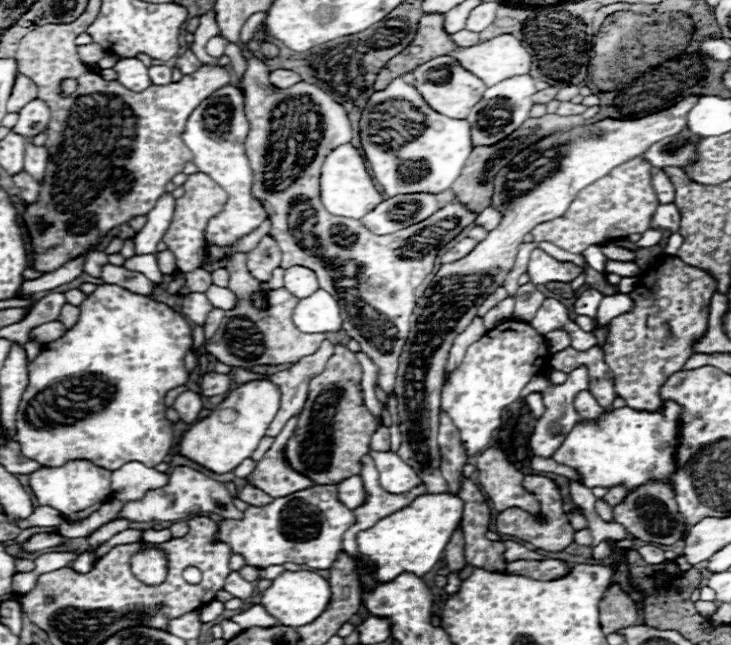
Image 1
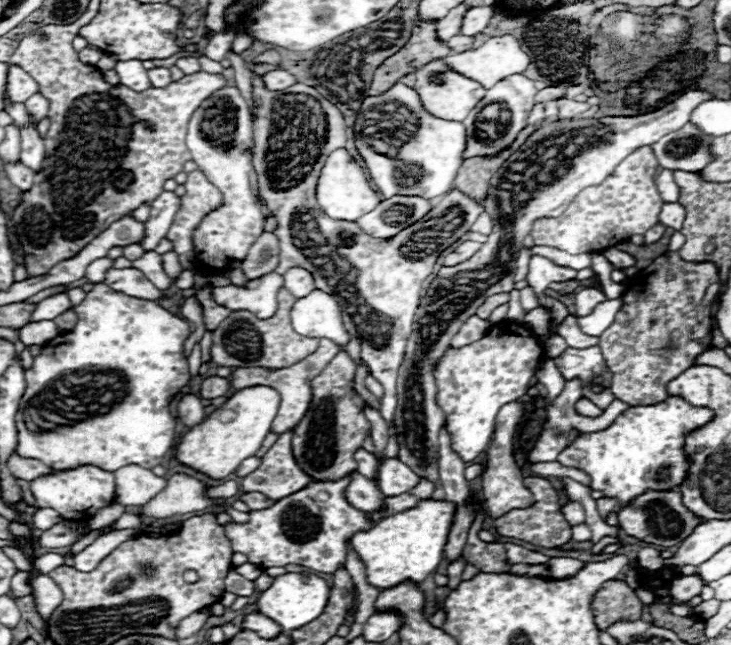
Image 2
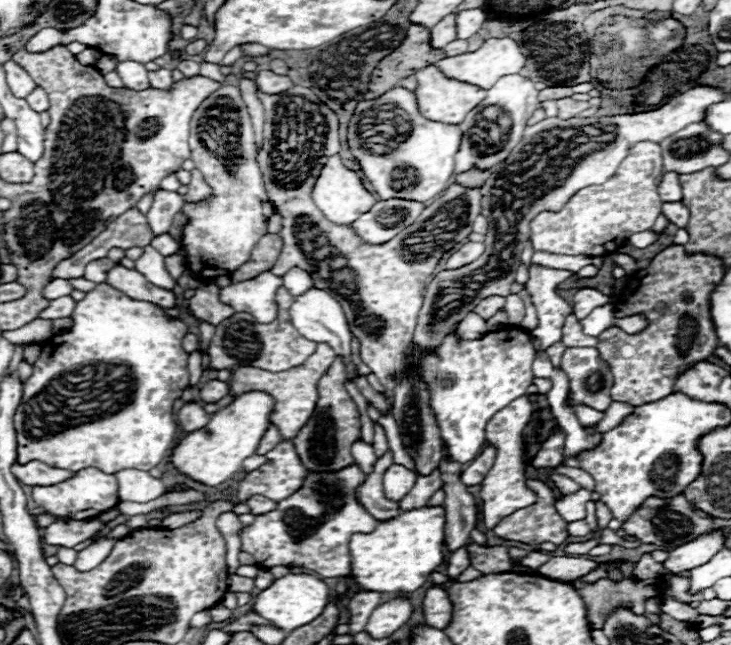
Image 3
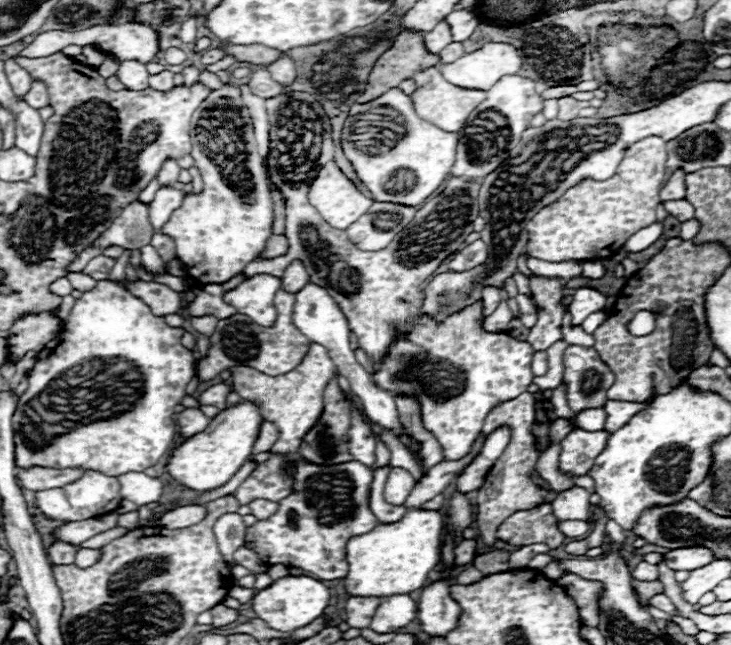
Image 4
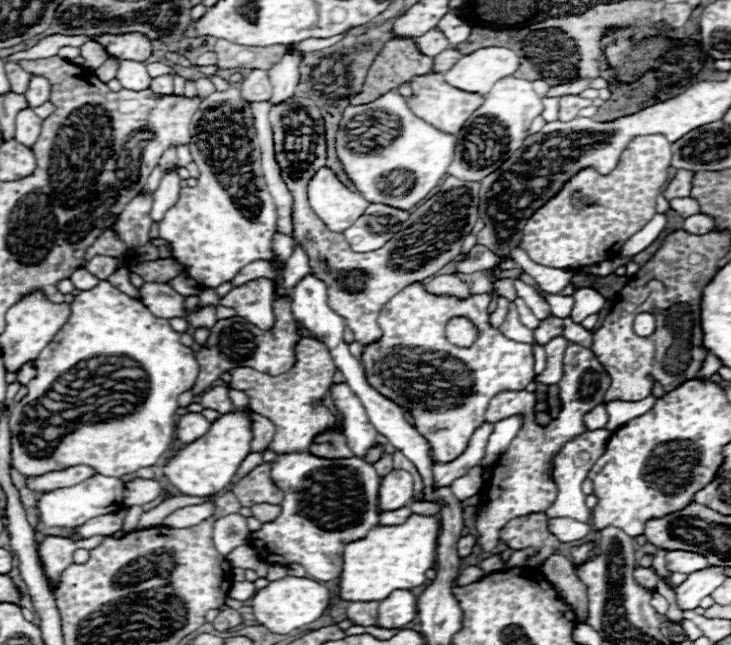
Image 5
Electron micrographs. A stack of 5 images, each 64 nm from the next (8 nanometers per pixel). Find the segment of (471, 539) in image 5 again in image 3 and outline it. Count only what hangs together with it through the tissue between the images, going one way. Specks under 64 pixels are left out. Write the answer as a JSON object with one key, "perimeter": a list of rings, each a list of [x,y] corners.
{"perimeter":[[[466,546],[454,550],[454,552],[448,556],[448,576],[450,576],[452,580],[456,580],[458,574],[464,572],[468,566],[470,566],[470,554],[468,554],[468,548],[466,548]]]}

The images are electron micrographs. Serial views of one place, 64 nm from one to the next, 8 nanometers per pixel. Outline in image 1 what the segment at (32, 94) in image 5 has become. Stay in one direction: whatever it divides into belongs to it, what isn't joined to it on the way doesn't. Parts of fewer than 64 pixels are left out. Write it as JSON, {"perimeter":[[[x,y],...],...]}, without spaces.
{"perimeter":[[[34,98],[24,106],[24,110],[20,110],[18,124],[12,130],[16,130],[16,134],[20,132],[20,136],[36,136],[42,128],[48,126],[48,122],[50,122],[48,104],[42,102],[40,98]]]}

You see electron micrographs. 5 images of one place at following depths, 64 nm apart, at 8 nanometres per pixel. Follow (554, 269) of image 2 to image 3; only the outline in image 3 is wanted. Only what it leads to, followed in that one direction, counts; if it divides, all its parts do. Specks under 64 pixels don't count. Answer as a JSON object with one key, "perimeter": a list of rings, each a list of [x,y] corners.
{"perimeter":[[[530,266],[530,280],[526,290],[530,292],[538,312],[538,326],[528,334],[538,352],[562,340],[562,327],[566,316],[572,313],[572,307],[565,300],[554,297],[554,290],[570,276],[572,272],[566,270]]]}

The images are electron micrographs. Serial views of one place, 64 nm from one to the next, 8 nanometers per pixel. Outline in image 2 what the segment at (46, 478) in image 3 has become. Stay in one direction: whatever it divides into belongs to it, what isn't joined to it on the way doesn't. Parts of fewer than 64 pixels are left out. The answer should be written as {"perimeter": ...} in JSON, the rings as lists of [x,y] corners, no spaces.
{"perimeter":[[[16,452],[12,454],[12,458],[8,462],[8,470],[12,470],[12,474],[16,478],[22,478],[26,482],[32,482],[40,476],[56,474],[56,470],[52,470],[50,466],[44,466],[42,462],[36,462],[36,460],[30,460],[30,458],[20,458]]]}

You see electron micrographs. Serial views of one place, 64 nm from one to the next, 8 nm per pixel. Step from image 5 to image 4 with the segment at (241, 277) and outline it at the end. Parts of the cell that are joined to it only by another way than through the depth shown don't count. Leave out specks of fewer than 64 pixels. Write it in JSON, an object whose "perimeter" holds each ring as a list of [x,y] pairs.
{"perimeter":[[[298,92],[298,96],[276,96],[266,100],[266,108],[270,120],[268,166],[272,182],[286,198],[284,236],[288,238],[290,248],[286,256],[278,256],[270,262],[250,262],[242,274],[246,280],[254,278],[256,274],[272,274],[282,278],[288,264],[294,258],[300,258],[306,264],[312,282],[324,286],[340,306],[350,330],[358,338],[358,346],[366,350],[374,364],[378,364],[386,352],[386,346],[392,342],[392,324],[396,322],[402,326],[420,310],[424,300],[424,282],[450,254],[456,254],[464,248],[464,240],[472,232],[472,222],[478,218],[480,182],[452,176],[438,196],[430,198],[418,208],[414,220],[410,222],[412,226],[396,234],[396,238],[386,248],[376,252],[356,250],[344,230],[328,226],[328,222],[324,222],[324,218],[320,218],[316,208],[308,202],[312,180],[316,178],[318,170],[334,156],[334,142],[330,136],[332,128],[322,106],[310,94]]]}

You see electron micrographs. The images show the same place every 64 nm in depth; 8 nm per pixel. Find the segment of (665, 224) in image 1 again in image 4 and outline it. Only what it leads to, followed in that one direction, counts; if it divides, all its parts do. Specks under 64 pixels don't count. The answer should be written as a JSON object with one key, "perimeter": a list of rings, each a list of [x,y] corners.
{"perimeter":[[[686,198],[684,200],[668,200],[668,202],[664,202],[664,206],[666,206],[668,214],[676,216],[680,222],[686,222],[688,218],[694,216],[694,206]]]}

